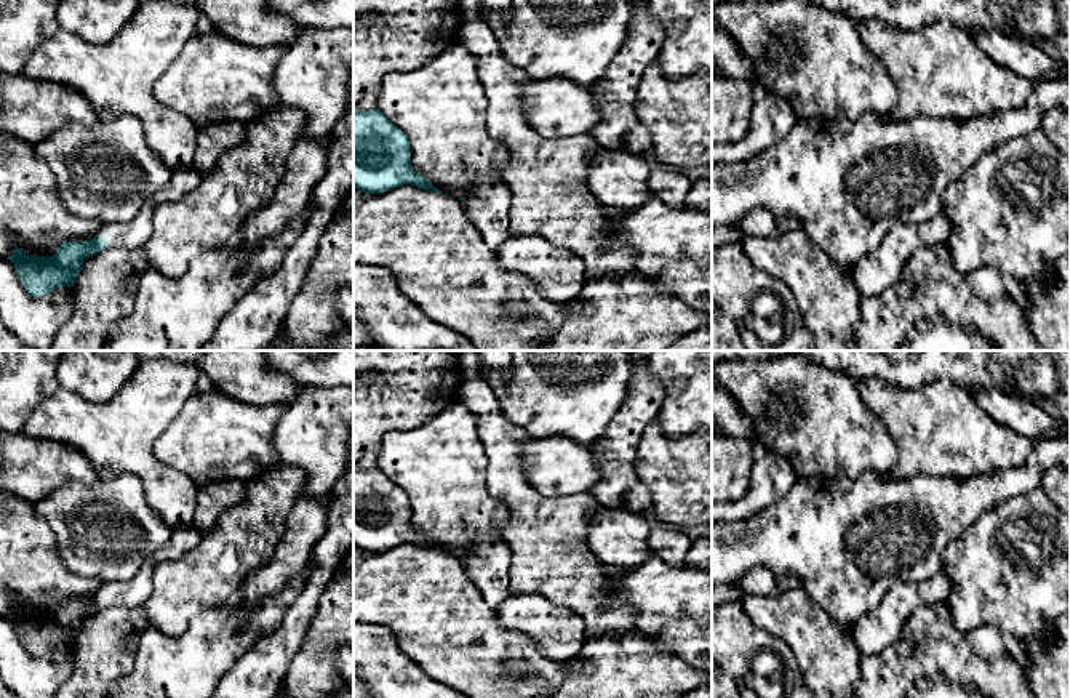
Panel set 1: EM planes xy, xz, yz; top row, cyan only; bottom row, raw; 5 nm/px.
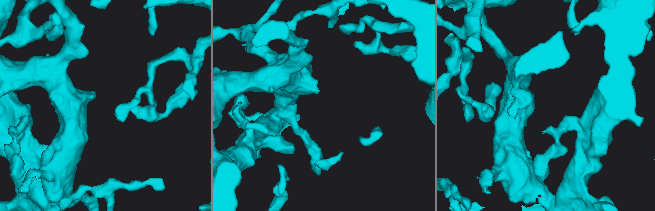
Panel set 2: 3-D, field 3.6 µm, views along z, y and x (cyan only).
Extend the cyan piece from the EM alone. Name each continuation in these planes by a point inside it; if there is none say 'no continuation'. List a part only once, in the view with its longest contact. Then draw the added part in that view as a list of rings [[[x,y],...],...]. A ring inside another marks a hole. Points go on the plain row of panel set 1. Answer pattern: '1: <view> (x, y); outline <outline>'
1: xy (130, 594); outline [[[194,527],[174,528],[166,546],[147,557],[136,576],[128,581],[104,583],[99,594],[106,596],[109,607],[123,607],[131,612],[142,608],[152,594],[152,572],[160,560],[179,559],[200,544],[203,535]]]

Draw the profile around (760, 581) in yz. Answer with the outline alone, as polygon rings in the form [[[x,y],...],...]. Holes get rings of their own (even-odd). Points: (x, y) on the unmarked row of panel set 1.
[[[757,567],[742,576],[739,588],[745,596],[769,597],[782,591],[801,589],[801,583],[792,575],[776,578],[769,568]]]

